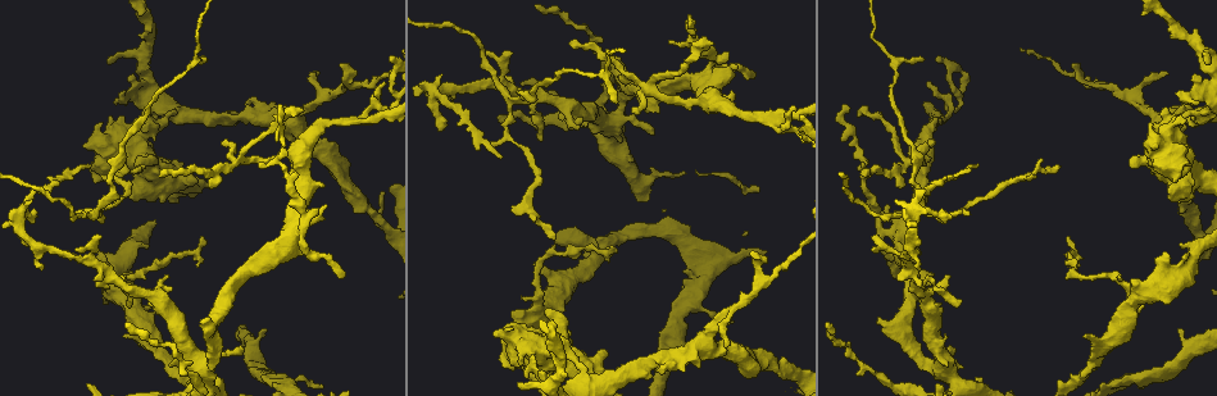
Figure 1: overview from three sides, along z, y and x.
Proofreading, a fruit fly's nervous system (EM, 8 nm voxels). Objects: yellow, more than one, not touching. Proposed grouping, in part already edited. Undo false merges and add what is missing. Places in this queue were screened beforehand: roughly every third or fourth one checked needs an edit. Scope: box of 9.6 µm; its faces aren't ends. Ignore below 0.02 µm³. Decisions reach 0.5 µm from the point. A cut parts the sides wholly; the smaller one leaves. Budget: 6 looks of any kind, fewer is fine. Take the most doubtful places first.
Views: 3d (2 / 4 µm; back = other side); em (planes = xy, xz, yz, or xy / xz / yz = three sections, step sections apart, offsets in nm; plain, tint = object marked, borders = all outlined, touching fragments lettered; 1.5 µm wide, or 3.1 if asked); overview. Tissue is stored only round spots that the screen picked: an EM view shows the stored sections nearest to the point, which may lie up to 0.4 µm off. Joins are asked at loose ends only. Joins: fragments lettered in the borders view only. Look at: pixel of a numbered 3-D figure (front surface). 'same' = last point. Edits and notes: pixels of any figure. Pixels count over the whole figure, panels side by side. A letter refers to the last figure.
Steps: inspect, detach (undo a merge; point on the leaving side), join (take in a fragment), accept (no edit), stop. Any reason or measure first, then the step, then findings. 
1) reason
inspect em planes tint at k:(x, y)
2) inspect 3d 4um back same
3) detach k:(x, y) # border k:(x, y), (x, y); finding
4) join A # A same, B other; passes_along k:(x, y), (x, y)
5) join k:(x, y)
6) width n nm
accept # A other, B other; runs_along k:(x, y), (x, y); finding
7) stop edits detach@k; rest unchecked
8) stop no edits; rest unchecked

branch point
inspect em planes borders at 1:(250, 115)

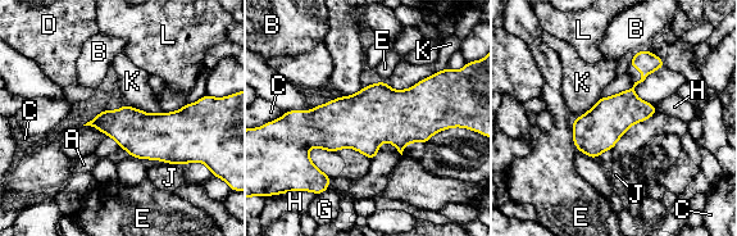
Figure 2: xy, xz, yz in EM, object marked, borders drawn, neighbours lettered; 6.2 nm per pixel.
width 260 nm
accept # A other, B other, C other, D other, E other, G other, H other, J other, K other, L other; runs_along 2:(291, 116), (299, 121), (445, 125); all the same cell

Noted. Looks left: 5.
long arm stops here
inspect em planes borders at 1:(89, 165)

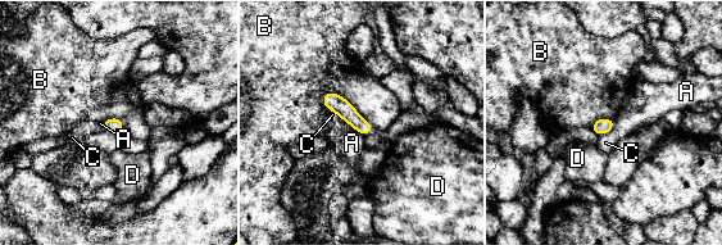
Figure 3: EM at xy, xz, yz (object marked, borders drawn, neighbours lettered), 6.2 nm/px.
longest_contact B 380 nm
accept # A other, B other, C other, D other; no lettered fragment goes on from it

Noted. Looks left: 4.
arms part here
inspect em planes borders at 1:(1203, 114)

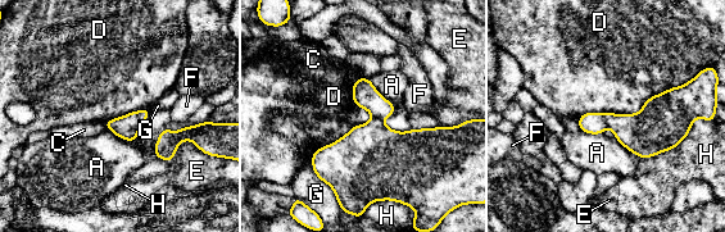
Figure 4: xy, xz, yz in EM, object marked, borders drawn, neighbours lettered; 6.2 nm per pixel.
width 320 nm
detach 4:(594, 123) # A other, C other, D other, E other, F other, G other, H other; border 4:(603, 114), (607, 126); two cells meet here

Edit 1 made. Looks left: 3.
stop edits detach@4; rest unchecked

